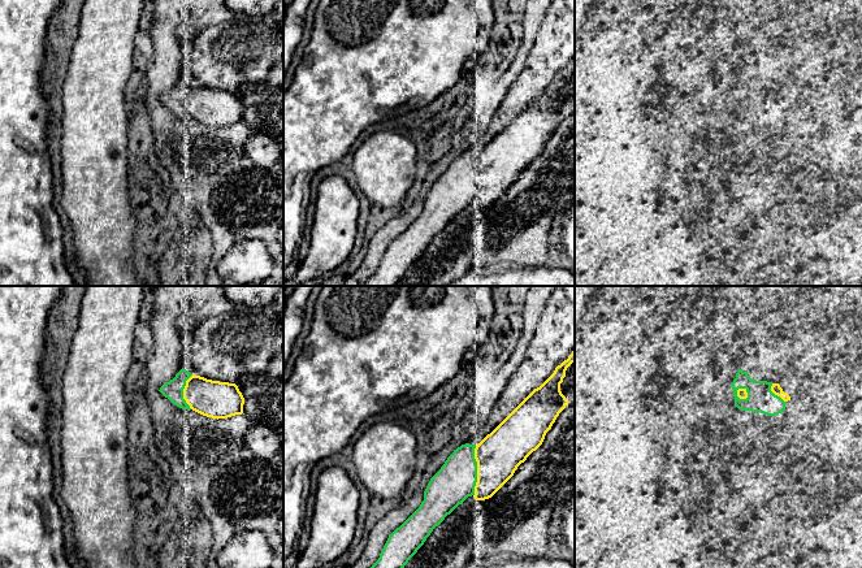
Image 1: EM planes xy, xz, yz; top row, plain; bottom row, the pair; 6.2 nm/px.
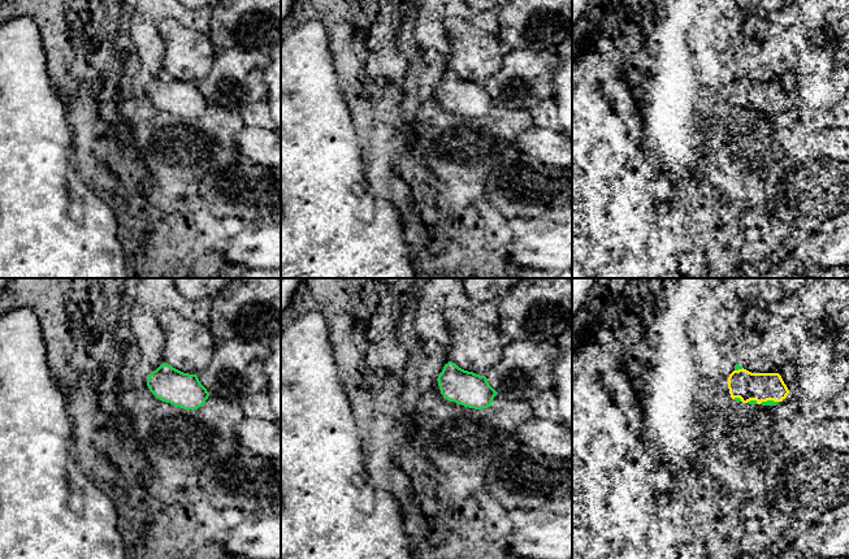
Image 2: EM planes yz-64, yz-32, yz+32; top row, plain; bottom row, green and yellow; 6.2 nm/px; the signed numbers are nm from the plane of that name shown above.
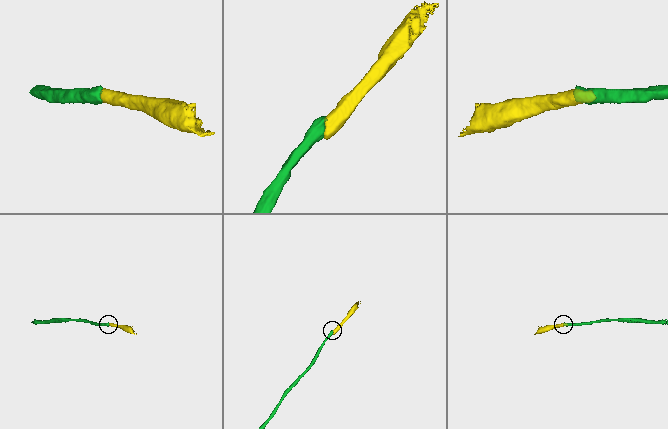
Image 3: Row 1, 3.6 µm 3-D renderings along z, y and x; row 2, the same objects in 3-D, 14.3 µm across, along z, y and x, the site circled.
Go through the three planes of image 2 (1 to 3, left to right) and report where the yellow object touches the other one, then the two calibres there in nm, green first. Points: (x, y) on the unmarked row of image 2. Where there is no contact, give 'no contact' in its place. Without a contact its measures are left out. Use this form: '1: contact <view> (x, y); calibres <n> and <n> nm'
1: no contact
2: no contact
3: contact yz+32 (762, 111); calibres 30 and 180 nm

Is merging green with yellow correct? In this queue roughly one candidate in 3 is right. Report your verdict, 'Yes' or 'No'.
Yes

